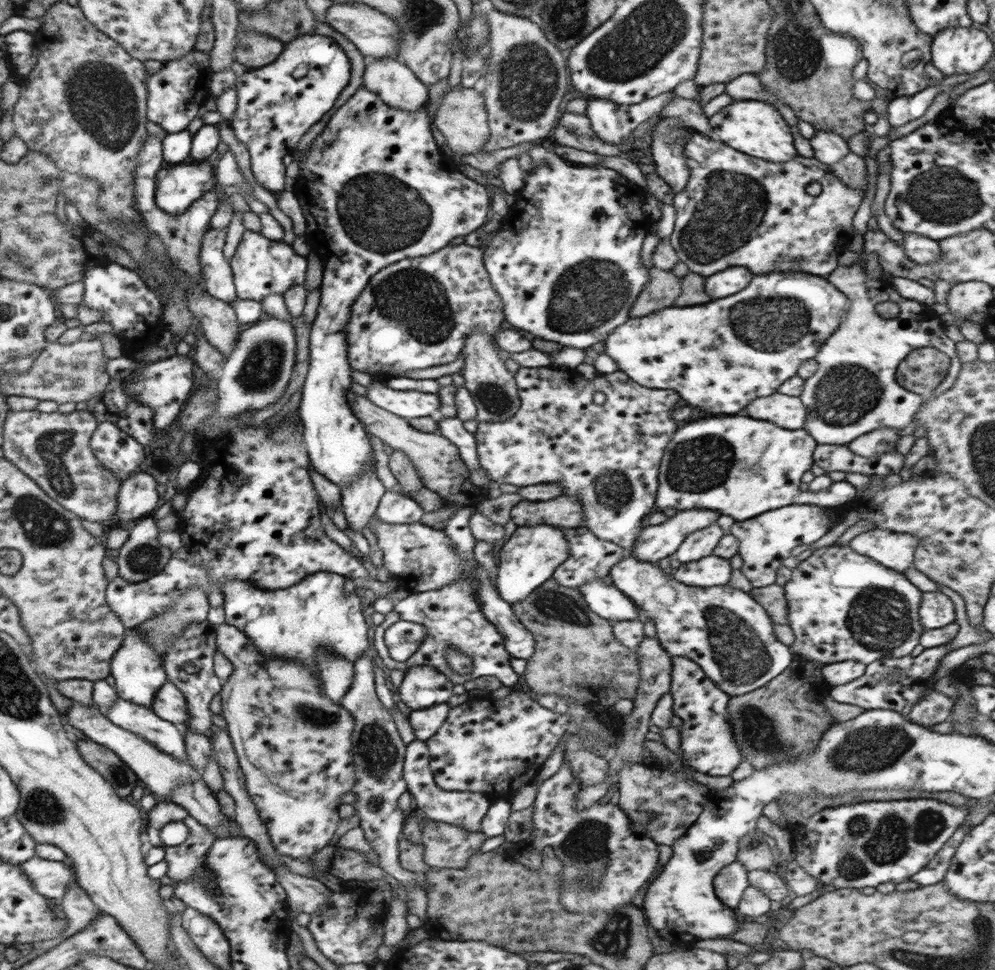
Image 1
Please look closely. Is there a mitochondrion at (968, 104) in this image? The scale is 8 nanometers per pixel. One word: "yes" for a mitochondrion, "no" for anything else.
no

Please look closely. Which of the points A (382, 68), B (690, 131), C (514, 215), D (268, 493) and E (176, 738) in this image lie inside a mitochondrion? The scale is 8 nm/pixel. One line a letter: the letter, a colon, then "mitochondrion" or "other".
A: other
B: other
C: other
D: other
E: other

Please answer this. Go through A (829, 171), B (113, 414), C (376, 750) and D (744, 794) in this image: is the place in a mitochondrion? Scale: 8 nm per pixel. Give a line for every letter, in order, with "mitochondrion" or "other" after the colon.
A: other
B: other
C: mitochondrion
D: other

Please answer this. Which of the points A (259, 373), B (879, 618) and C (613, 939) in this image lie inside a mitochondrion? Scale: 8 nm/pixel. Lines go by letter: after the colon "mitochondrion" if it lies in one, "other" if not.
A: mitochondrion
B: mitochondrion
C: mitochondrion

